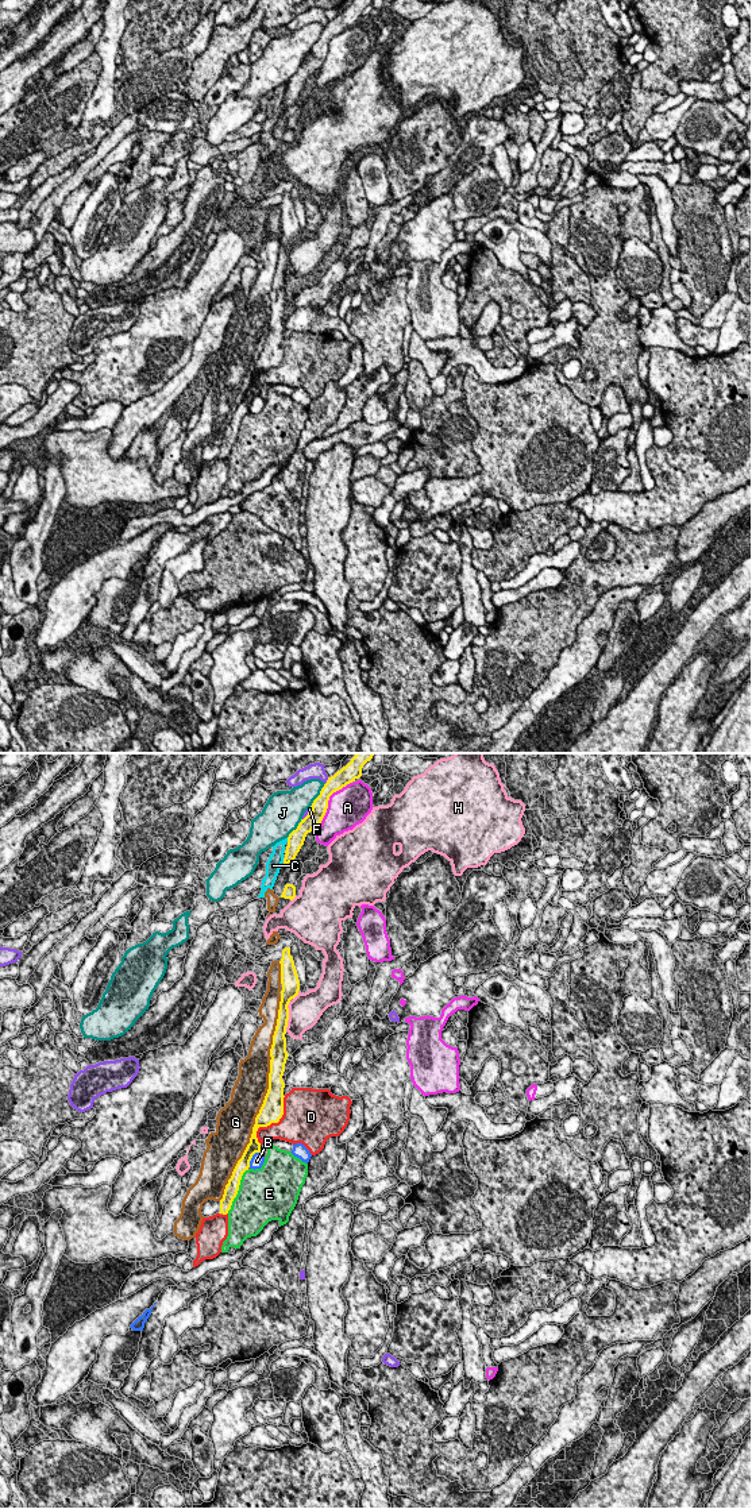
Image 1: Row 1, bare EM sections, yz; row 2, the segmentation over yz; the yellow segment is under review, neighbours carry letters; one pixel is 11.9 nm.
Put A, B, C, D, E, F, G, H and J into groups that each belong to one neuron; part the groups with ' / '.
A / B / C G / D / E / F / H / J

